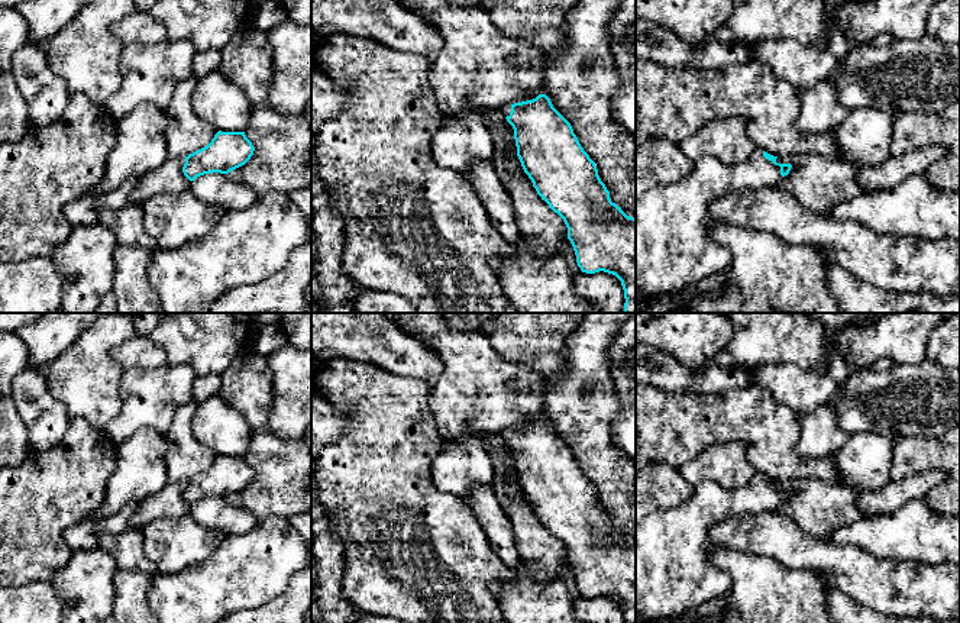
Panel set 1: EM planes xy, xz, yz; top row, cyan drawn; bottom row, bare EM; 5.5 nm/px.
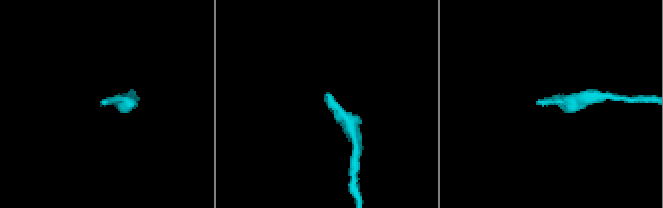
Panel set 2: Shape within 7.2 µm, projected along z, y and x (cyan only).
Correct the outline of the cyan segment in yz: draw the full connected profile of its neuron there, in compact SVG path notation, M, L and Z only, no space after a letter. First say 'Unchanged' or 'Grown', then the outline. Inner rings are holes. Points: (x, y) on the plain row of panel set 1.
Grown. M763 474L737 488L725 490L714 481L694 487L692 496L682 504L653 511L636 523L636 623L650 623L683 614L696 606L715 600L733 590L731 577L717 568L708 555L720 548L708 530L714 523L743 513L773 513L792 490L778 488Z

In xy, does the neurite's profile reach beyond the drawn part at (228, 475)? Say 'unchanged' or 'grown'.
unchanged

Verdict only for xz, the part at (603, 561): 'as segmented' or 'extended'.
extended

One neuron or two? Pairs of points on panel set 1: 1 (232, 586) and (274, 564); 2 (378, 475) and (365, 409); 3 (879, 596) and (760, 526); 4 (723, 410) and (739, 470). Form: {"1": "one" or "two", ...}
{"1": "one", "2": "one", "3": "one", "4": "two"}

